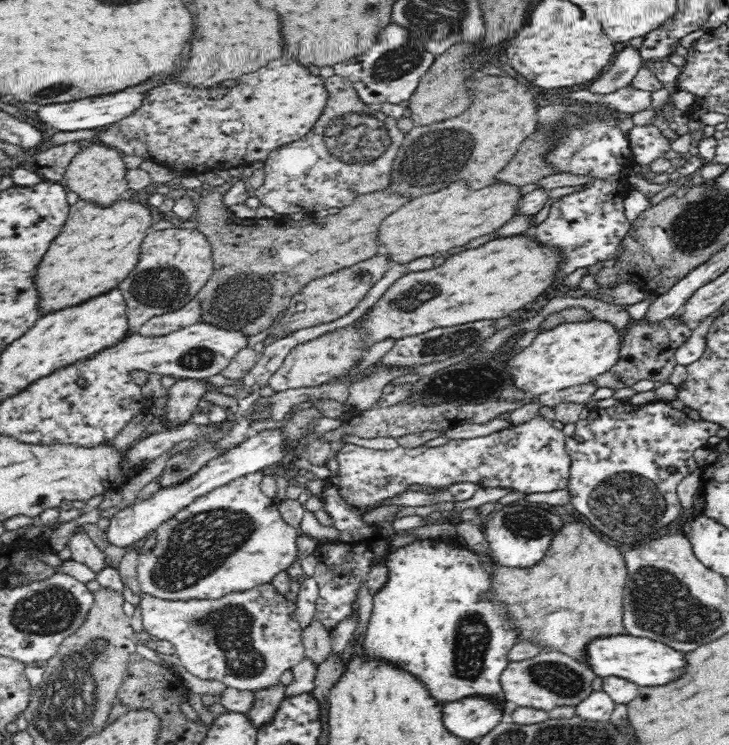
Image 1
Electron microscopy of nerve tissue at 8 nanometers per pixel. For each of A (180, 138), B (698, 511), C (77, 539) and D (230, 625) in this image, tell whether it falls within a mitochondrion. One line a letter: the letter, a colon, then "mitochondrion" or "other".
A: mitochondrion
B: other
C: other
D: mitochondrion

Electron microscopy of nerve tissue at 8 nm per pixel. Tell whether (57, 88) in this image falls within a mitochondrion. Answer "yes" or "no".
yes

